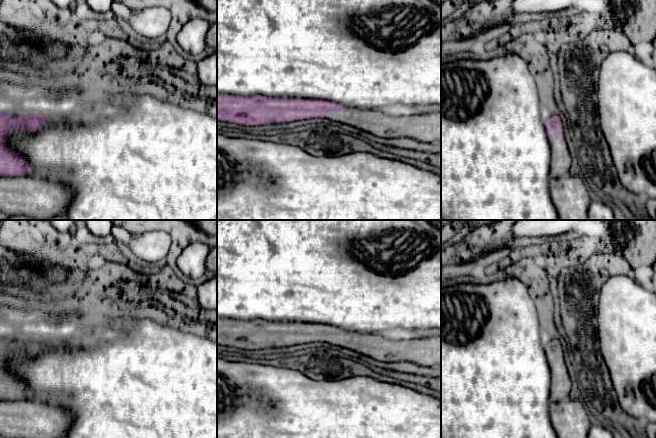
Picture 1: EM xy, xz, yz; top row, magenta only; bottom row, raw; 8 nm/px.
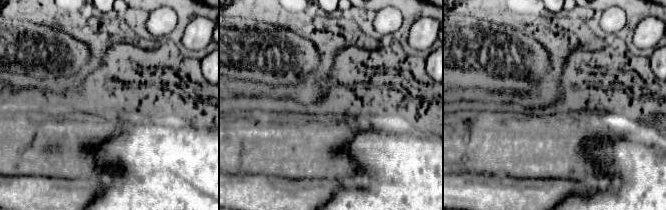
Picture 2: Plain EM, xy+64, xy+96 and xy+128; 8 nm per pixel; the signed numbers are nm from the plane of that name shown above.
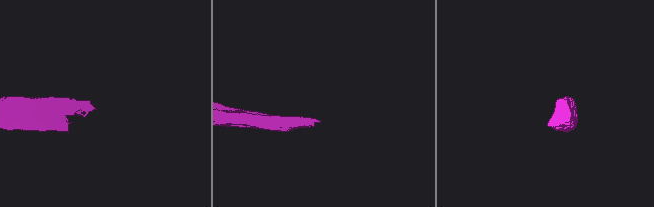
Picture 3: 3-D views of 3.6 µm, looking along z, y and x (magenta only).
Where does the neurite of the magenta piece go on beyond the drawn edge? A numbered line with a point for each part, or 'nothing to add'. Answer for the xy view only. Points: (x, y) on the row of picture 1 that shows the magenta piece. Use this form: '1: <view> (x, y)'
nothing to add

